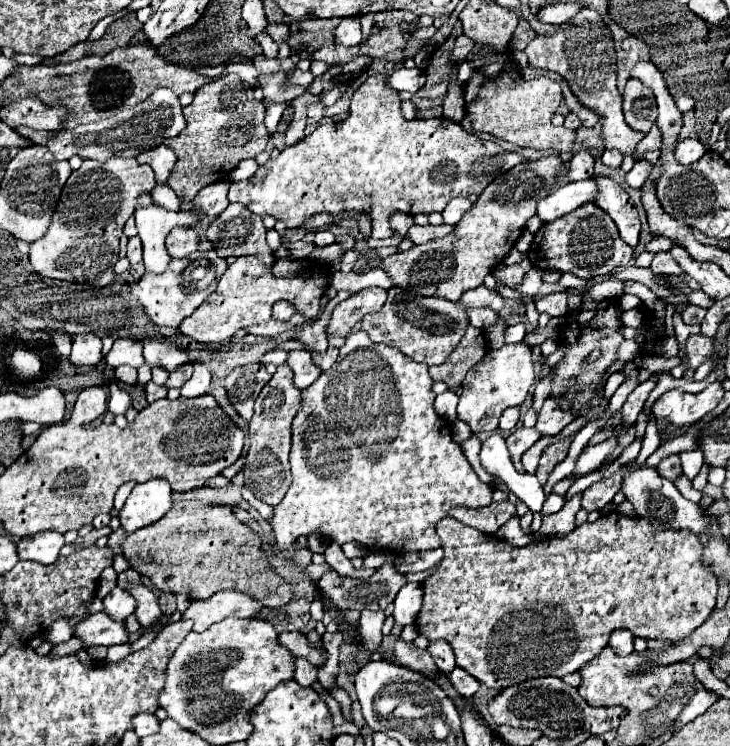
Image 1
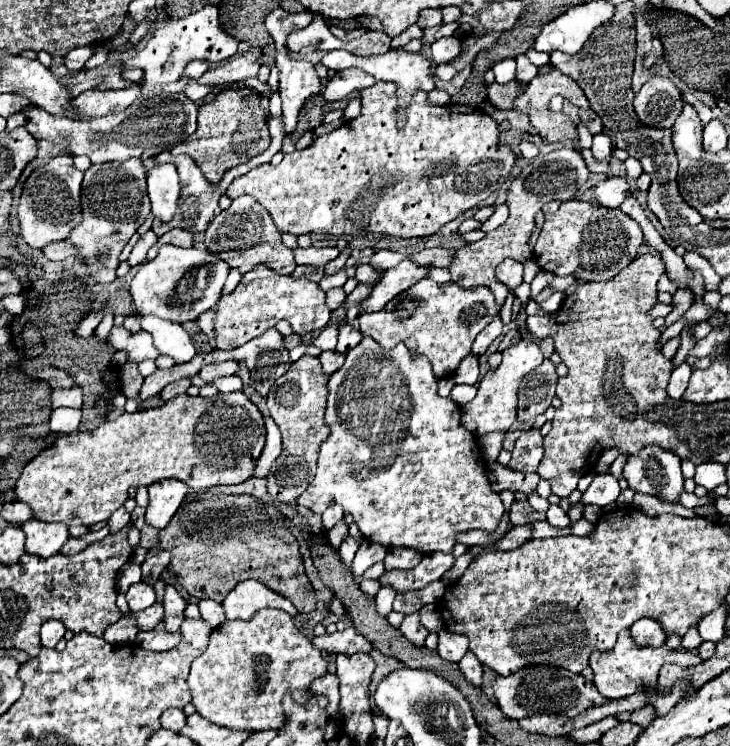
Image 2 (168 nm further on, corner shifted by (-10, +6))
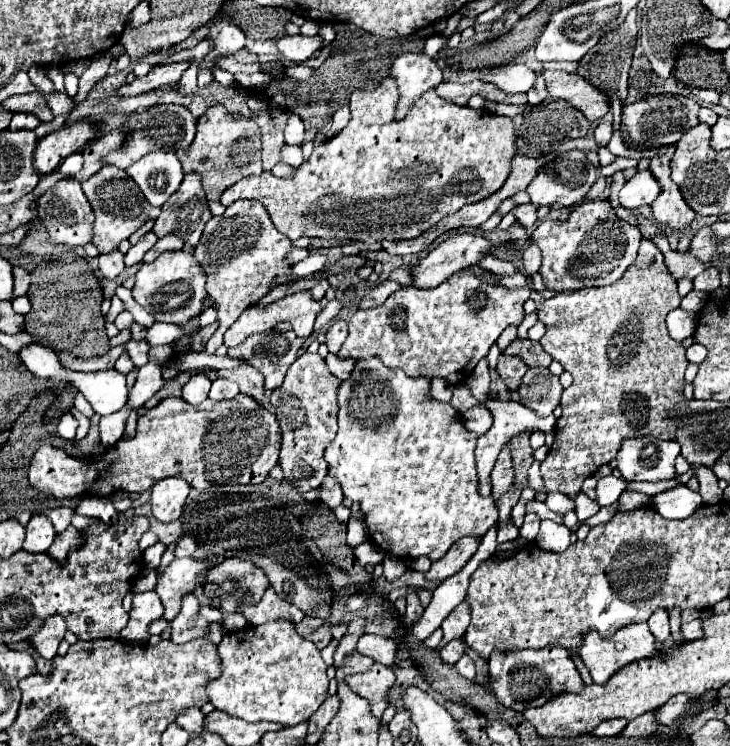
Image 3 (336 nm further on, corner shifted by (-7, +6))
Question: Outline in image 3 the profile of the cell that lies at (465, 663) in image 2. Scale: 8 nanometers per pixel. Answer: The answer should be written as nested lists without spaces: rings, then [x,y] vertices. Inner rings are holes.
[[[463,655],[463,657],[455,663],[455,667],[457,667],[457,671],[459,671],[463,677],[475,679],[475,663],[471,661],[469,655]]]

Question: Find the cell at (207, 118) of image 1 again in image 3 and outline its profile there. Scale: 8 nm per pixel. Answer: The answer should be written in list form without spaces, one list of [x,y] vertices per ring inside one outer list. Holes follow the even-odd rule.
[[[217,103],[197,121],[193,145],[189,145],[189,149],[175,151],[175,155],[179,157],[185,173],[199,173],[207,201],[219,201],[225,187],[231,187],[241,177],[261,173],[261,129],[253,119],[229,113],[221,103]]]

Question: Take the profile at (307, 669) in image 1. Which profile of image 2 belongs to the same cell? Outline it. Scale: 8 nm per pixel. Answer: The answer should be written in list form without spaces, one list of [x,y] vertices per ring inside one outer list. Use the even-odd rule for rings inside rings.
[[[328,673],[328,675],[320,677],[320,679],[316,679],[316,681],[312,683],[312,693],[326,697],[326,699],[328,699],[328,709],[326,709],[326,713],[328,713],[328,717],[336,717],[336,713],[338,713],[338,701],[340,701],[338,677],[332,675],[332,673]]]

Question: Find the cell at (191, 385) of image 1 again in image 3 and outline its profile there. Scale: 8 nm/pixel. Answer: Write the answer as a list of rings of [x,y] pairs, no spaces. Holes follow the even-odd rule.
[[[217,379],[217,381],[213,381],[213,385],[211,385],[209,399],[231,399],[231,397],[235,397],[237,393],[239,393],[237,383],[227,381],[227,379]]]

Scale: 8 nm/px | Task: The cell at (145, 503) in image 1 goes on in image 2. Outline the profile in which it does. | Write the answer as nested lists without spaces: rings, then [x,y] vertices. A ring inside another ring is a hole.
[[[164,479],[152,483],[148,487],[148,493],[150,493],[150,505],[146,509],[146,523],[164,529],[178,511],[180,503],[184,501],[188,485],[178,479]]]

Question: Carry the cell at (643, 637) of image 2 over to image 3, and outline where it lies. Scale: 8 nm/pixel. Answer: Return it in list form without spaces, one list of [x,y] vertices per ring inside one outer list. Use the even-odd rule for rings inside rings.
[[[657,609],[657,611],[649,617],[647,625],[649,625],[649,631],[653,633],[653,637],[655,637],[659,643],[663,643],[663,641],[667,641],[667,639],[671,637],[671,633],[669,633],[669,615],[667,615],[663,609]]]

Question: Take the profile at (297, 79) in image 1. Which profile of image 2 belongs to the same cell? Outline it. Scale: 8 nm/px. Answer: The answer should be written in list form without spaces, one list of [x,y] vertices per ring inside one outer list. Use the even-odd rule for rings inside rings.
[[[276,47],[276,67],[280,71],[280,97],[284,109],[286,133],[296,131],[298,113],[304,107],[306,97],[320,91],[322,81],[318,79],[314,65],[307,61],[296,61],[286,55],[286,47]]]

